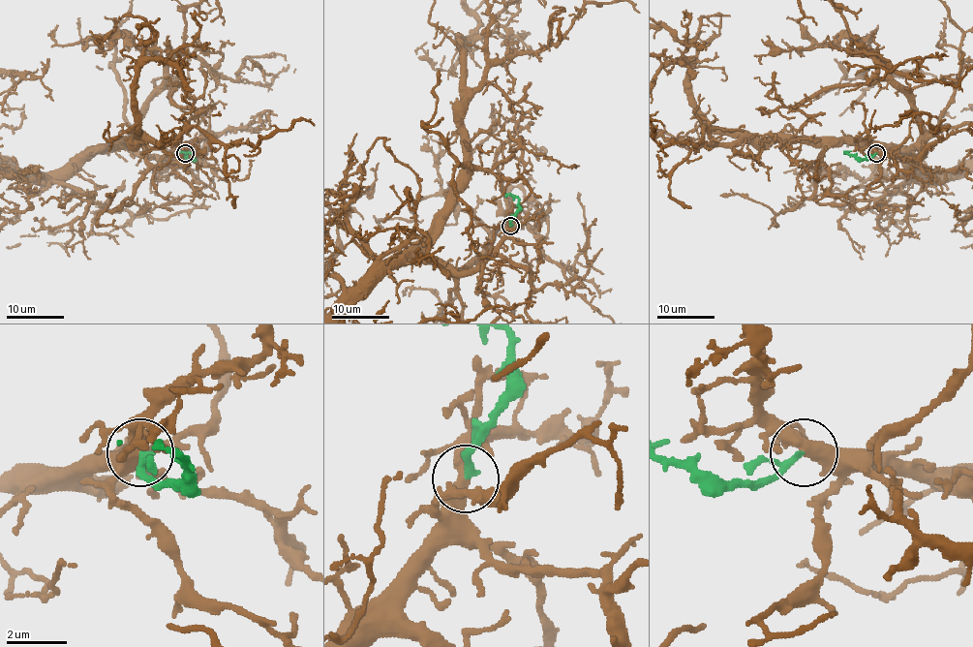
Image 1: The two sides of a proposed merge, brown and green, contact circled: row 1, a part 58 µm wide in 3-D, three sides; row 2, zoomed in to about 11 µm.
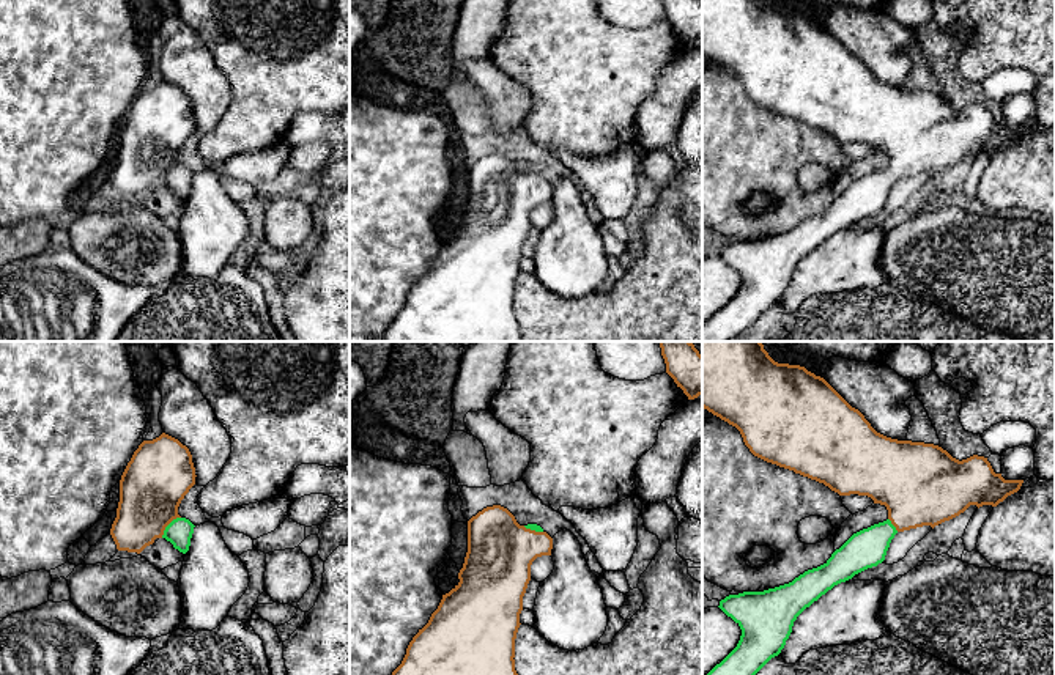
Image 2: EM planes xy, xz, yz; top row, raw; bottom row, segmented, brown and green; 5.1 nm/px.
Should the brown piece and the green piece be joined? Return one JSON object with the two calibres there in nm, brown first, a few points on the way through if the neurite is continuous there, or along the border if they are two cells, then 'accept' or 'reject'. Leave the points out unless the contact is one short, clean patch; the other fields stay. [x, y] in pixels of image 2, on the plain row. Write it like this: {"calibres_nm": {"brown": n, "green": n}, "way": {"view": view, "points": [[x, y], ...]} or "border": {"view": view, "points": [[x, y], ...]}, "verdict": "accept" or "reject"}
{"calibres_nm": {"brown": 340, "green": 140}, "way": {"view": "xy", "points": [[158, 125], [158, 162], [167, 172], [178, 180]]}, "verdict": "accept"}

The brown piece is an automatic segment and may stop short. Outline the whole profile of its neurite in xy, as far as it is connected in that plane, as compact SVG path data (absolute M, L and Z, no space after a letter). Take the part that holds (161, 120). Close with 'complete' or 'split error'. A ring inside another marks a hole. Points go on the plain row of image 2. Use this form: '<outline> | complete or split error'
M162 80L153 88L143 88L120 127L120 149L110 176L117 197L140 201L156 186L165 186L186 201L195 173L178 162L178 154L195 132L195 124L192 102L178 87Z | split error

